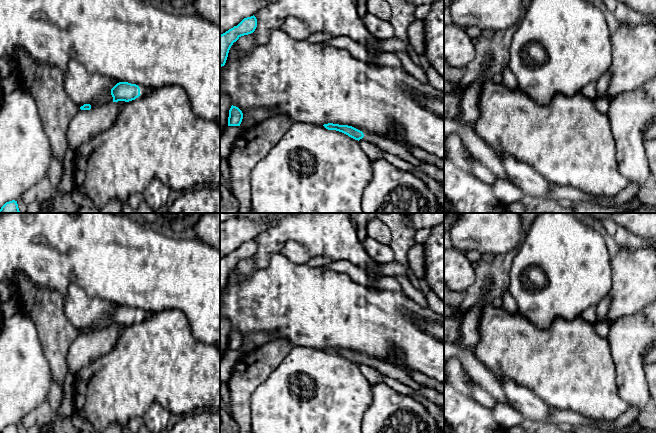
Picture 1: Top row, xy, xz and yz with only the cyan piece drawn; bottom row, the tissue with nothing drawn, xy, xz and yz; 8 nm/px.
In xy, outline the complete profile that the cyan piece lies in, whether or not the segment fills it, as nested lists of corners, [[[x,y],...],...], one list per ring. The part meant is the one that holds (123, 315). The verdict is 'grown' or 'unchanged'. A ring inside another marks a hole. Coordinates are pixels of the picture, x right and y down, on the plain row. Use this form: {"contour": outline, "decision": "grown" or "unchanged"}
{"contour": [[[119,306],[111,313],[113,326],[125,325],[129,326],[135,324],[140,319],[145,320],[152,316],[152,313],[147,311],[140,312],[136,308],[128,306]]], "decision": "grown"}

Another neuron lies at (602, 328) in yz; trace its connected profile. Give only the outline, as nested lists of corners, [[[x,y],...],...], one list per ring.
[[[604,319],[601,322],[595,322],[594,325],[595,325],[595,330],[596,330],[597,334],[601,338],[605,338],[606,339],[607,335],[609,333],[609,330],[610,330],[607,321]]]

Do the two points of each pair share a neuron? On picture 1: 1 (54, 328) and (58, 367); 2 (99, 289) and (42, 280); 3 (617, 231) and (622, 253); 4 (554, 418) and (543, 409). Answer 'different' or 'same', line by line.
1: same
2: same
3: different
4: different

